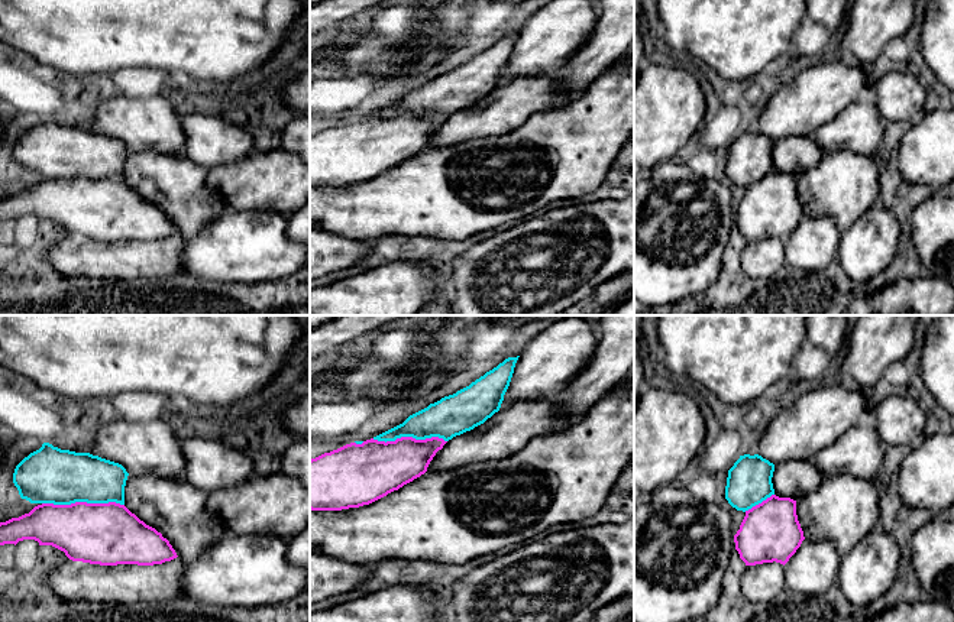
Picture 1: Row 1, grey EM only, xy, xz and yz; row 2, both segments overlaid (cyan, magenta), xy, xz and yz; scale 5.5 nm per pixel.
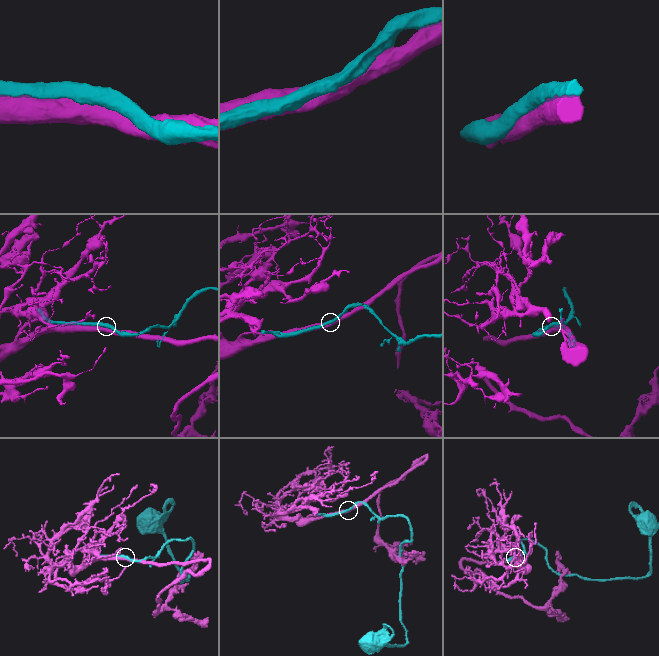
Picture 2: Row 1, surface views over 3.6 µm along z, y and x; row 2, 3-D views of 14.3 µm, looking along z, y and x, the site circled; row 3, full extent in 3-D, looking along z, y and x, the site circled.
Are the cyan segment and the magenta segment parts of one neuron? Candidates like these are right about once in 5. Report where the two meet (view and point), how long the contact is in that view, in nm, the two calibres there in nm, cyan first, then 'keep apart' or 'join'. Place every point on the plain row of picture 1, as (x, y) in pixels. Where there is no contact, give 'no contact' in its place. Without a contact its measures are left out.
xy (83, 177) | 460 nm | 320/340 nm | keep apart

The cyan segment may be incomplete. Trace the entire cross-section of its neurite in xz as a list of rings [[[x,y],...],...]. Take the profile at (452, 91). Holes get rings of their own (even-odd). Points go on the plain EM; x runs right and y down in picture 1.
[[[520,32],[508,33],[469,62],[410,91],[402,100],[373,113],[395,117],[401,113],[452,116],[484,100],[499,87]]]

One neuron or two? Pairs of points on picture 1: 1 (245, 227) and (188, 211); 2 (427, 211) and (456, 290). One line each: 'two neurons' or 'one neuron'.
1: two neurons
2: two neurons

